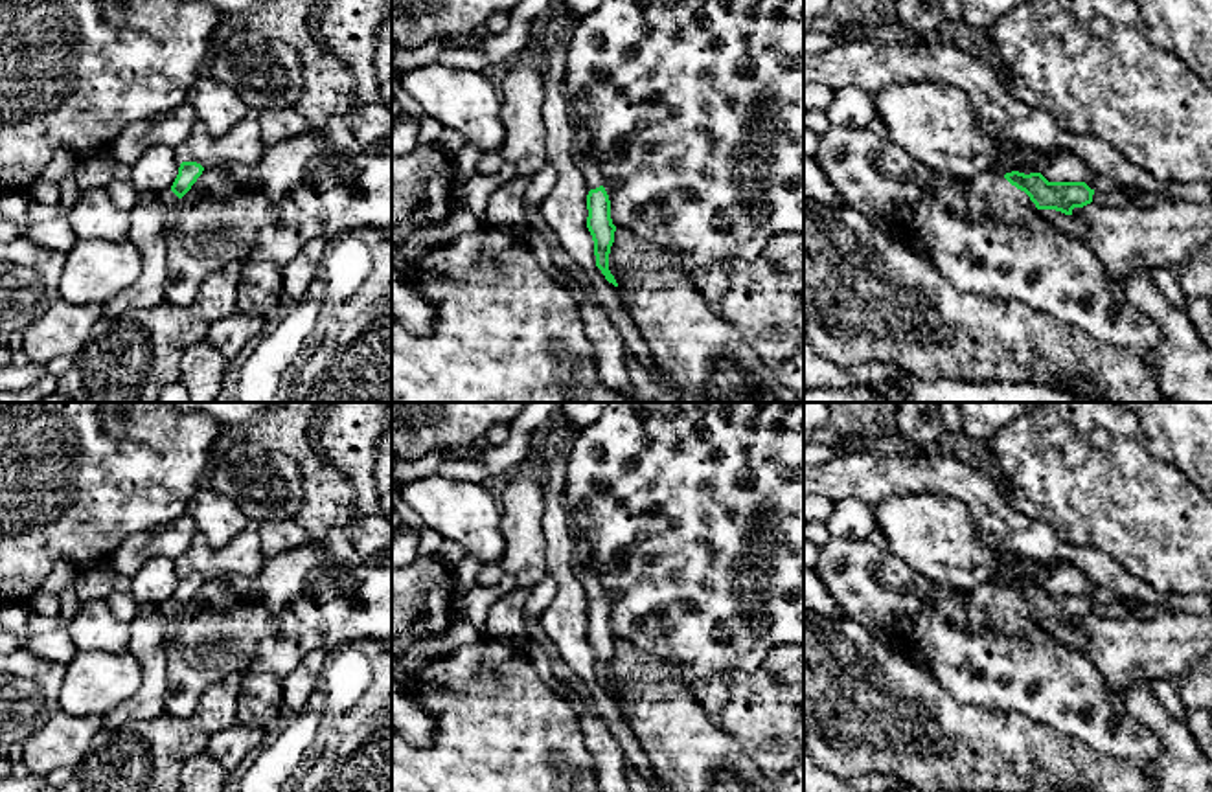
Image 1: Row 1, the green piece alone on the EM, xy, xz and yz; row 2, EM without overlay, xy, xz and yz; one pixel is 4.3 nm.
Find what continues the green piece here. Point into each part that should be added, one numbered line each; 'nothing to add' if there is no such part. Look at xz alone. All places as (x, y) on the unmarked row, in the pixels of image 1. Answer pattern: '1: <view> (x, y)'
1: xz (591, 585)

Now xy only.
1: xy (170, 610)

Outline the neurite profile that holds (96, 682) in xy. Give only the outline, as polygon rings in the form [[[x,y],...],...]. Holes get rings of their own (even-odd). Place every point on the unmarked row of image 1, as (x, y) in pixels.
[[[77,651],[66,663],[61,709],[72,717],[103,717],[131,698],[140,682],[140,663],[129,651]]]

